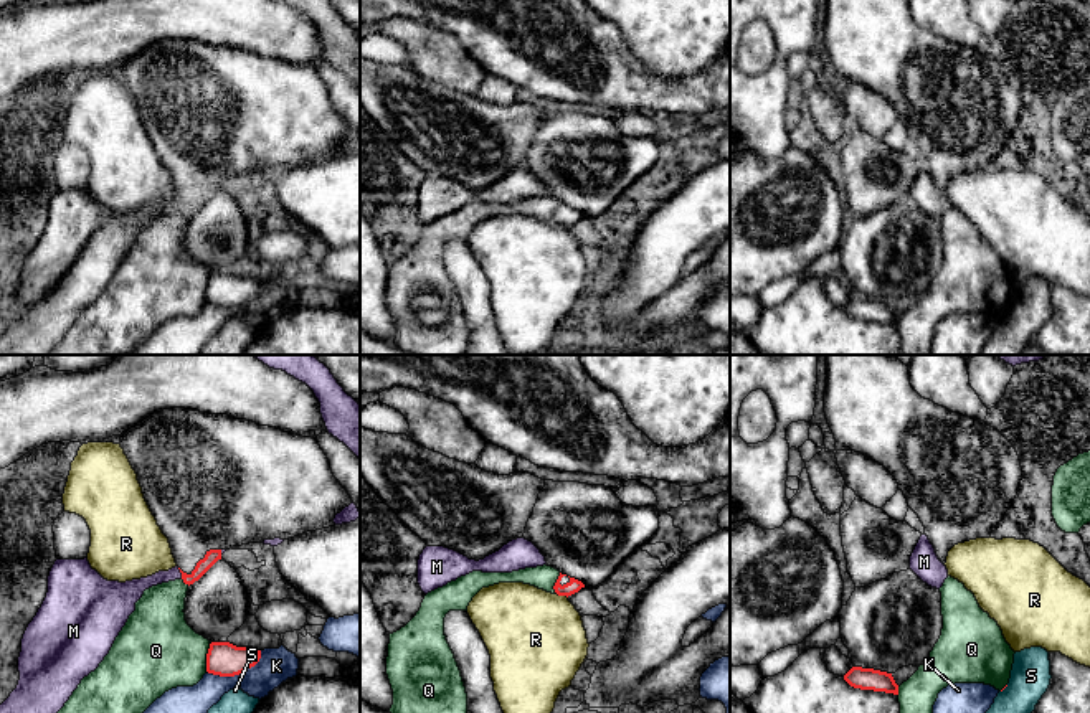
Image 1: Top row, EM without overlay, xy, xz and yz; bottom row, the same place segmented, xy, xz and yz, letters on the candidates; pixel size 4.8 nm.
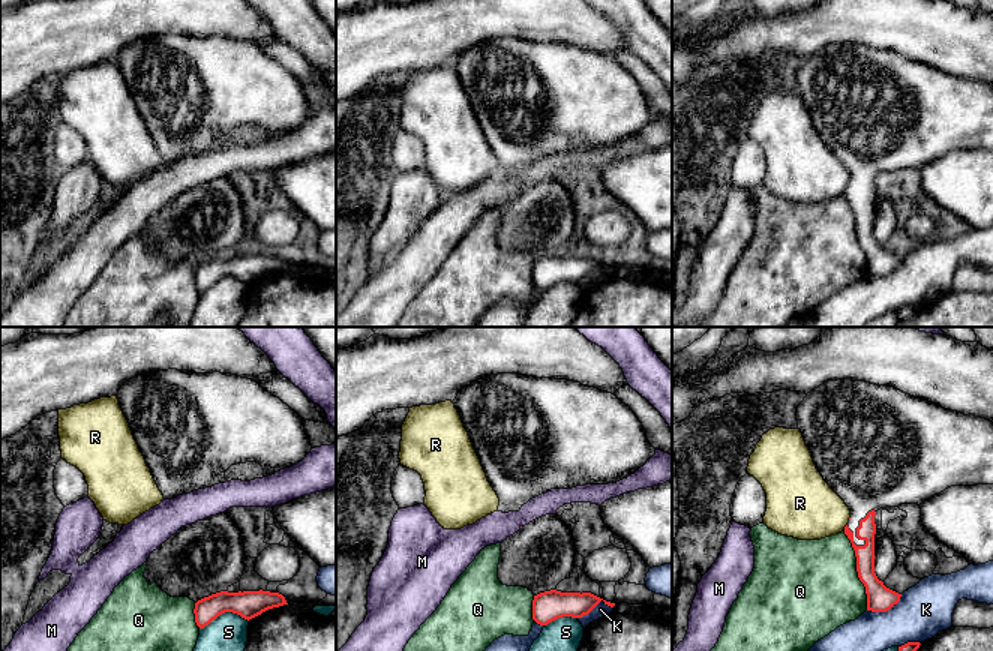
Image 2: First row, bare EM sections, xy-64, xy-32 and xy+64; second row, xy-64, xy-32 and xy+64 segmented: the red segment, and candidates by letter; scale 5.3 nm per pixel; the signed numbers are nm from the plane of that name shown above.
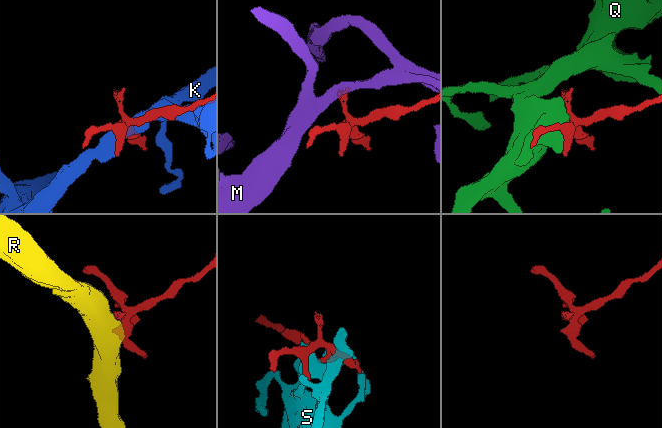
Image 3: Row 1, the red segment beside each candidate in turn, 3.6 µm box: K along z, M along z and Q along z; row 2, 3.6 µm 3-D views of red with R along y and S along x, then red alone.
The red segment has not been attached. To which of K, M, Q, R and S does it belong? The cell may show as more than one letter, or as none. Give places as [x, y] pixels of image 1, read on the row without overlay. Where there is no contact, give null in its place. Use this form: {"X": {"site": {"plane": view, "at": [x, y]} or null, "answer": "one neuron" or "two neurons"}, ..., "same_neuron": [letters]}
{"K": {"site": {"plane": "xy", "at": [236, 304]}, "answer": "two neurons"}, "M": {"site": {"plane": "xy", "at": [180, 202]}, "answer": "two neurons"}, "Q": {"site": {"plane": "xy", "at": [207, 288]}, "answer": "two neurons"}, "R": {"site": {"plane": "xz", "at": [562, 225]}, "answer": "two neurons"}, "S": {"site": {"plane": "yz", "at": [1004, 317]}, "answer": "two neurons"}, "same_neuron": []}

